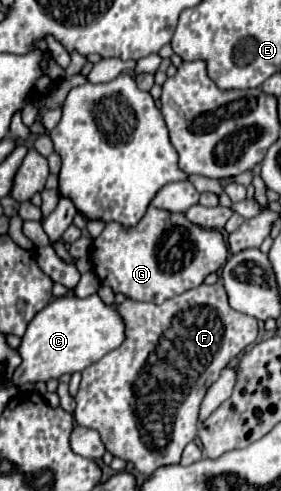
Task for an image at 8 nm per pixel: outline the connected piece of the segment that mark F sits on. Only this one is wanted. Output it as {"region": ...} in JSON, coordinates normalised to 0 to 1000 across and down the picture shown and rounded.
{"region":[[[722,576],[573,621],[452,609],[416,633],[445,654],[452,690],[431,707],[402,711],[288,760],[295,768],[267,804],[274,833],[260,849],[288,870],[352,878],[388,923],[473,943],[495,963],[537,967],[559,951],[637,943],[644,919],[701,886],[708,829],[730,796],[779,772],[794,747],[907,699],[922,666],[915,650],[815,625],[815,605],[786,576]]]}

